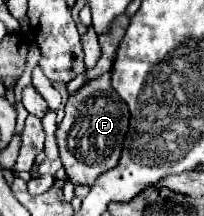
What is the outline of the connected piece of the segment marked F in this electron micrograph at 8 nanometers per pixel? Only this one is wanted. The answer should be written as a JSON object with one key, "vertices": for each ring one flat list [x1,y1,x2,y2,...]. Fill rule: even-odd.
{"vertices":[[106,72,70,94,66,102,66,116,56,130,62,164,68,178,76,184,92,186,102,172,118,164,122,154,122,144,130,124,130,110,126,108,126,102,122,102,120,96,114,92,110,80,112,72]]}

